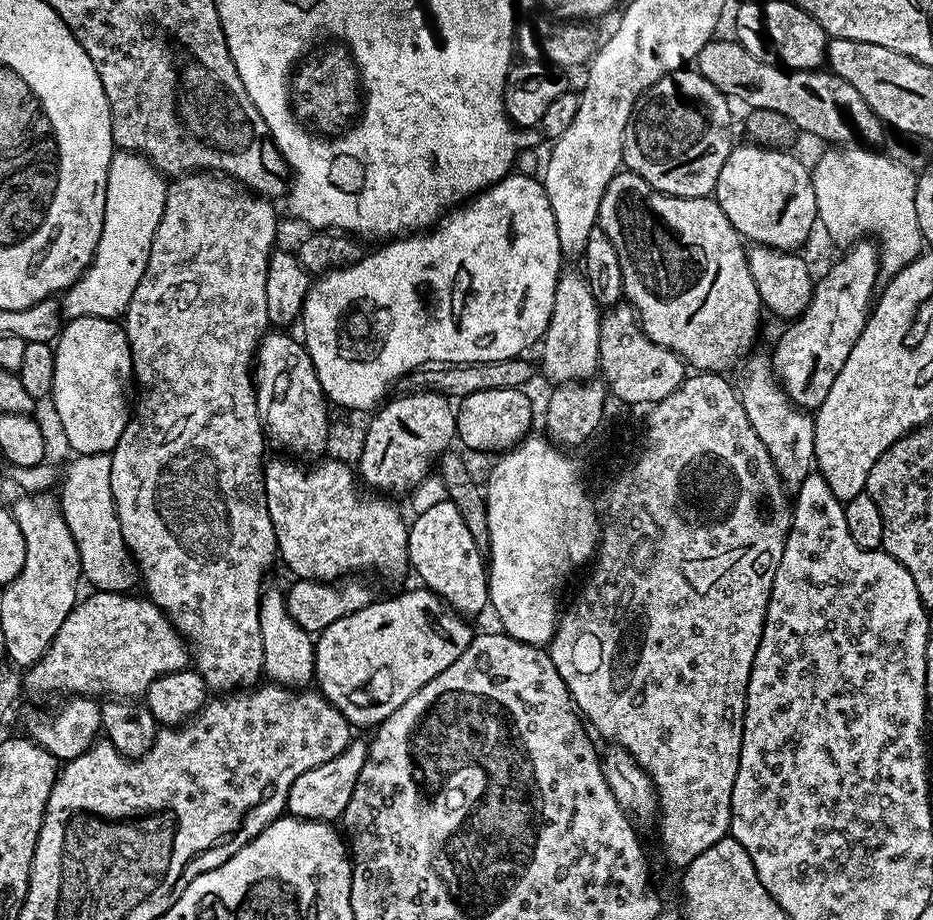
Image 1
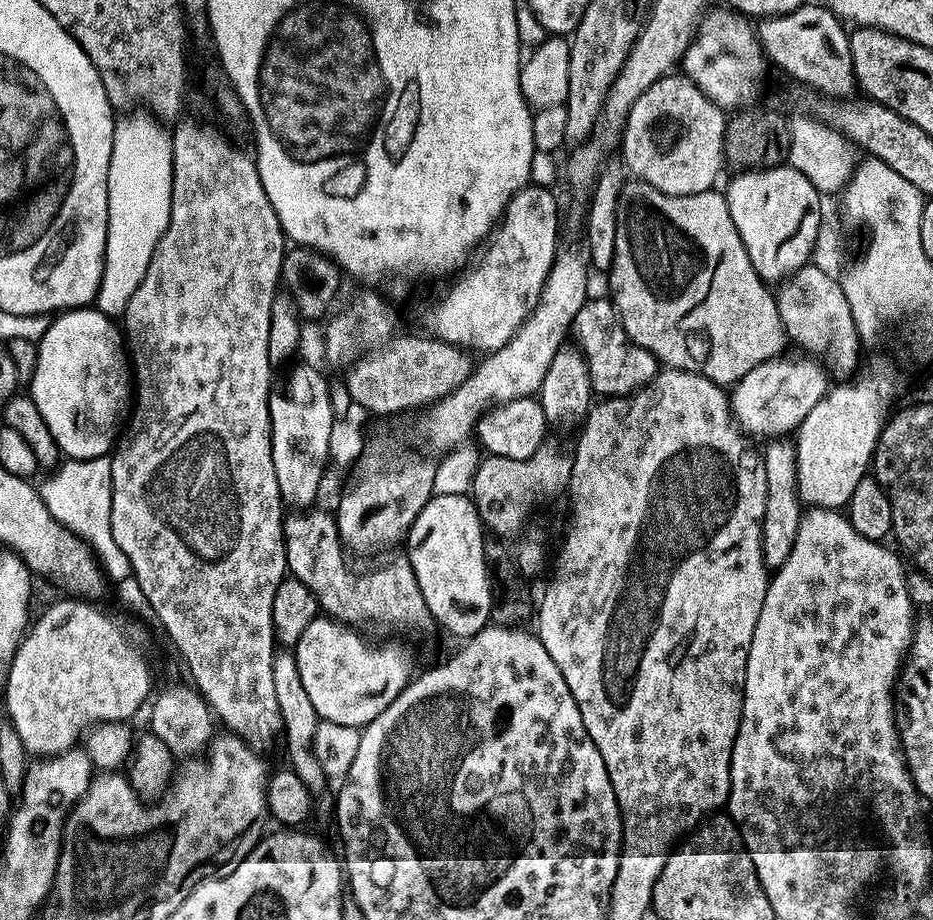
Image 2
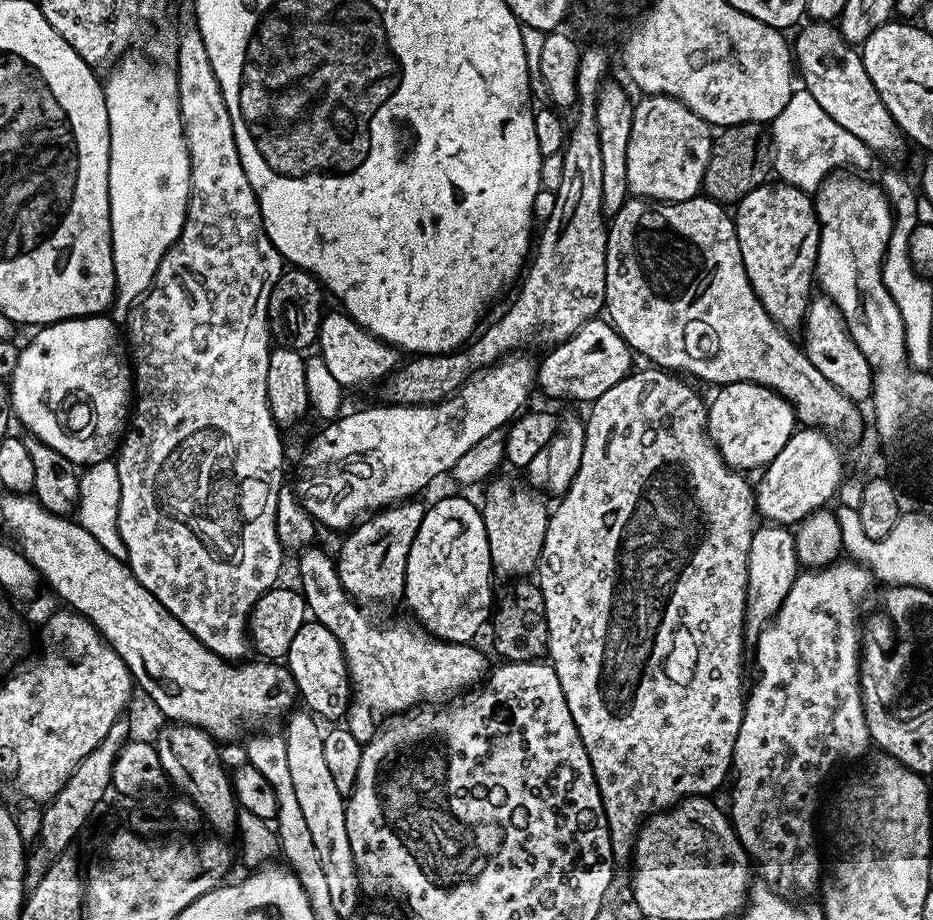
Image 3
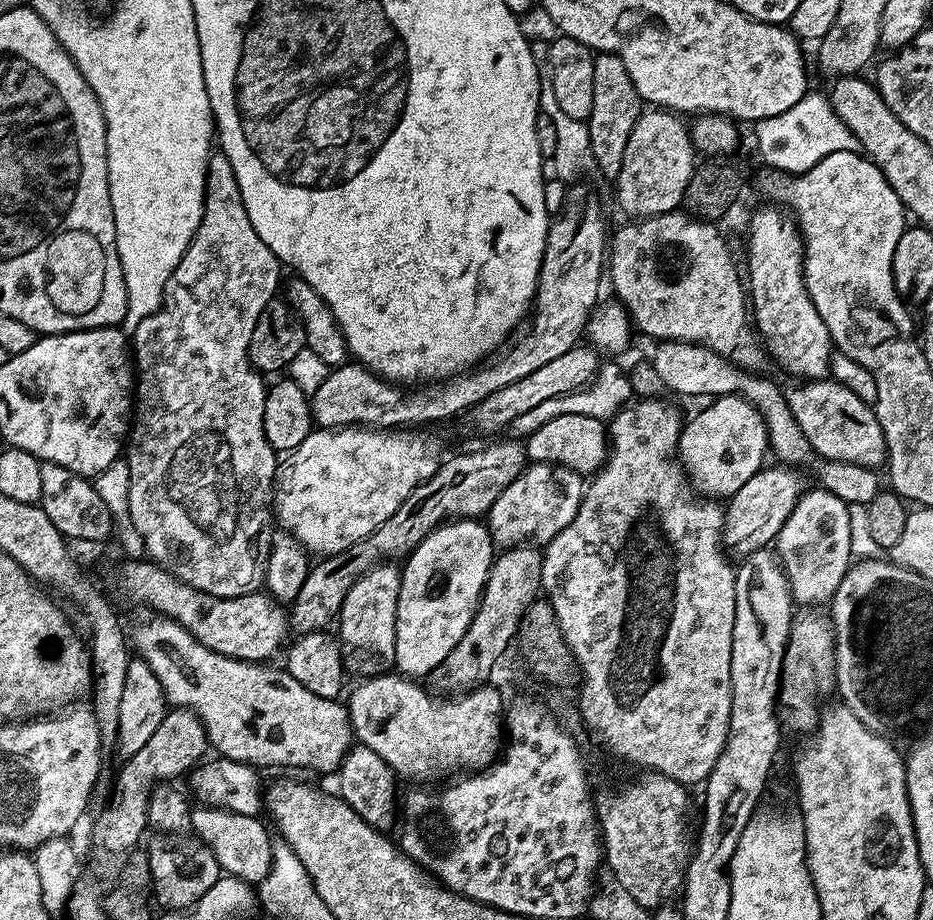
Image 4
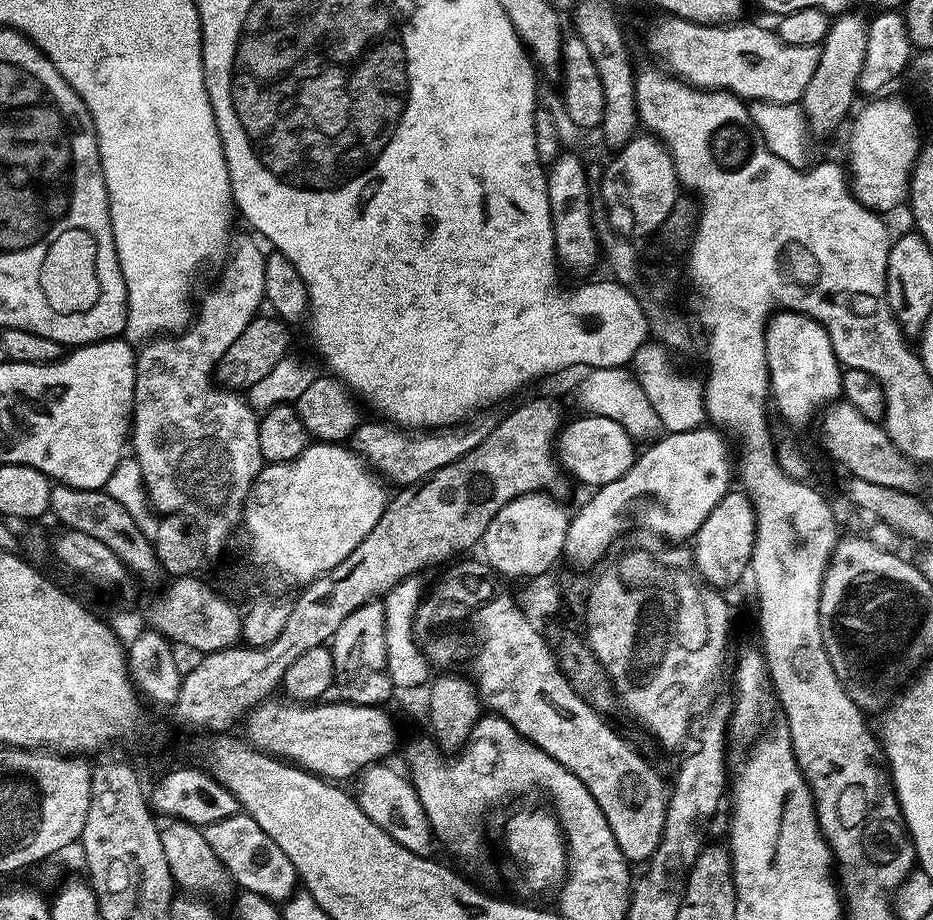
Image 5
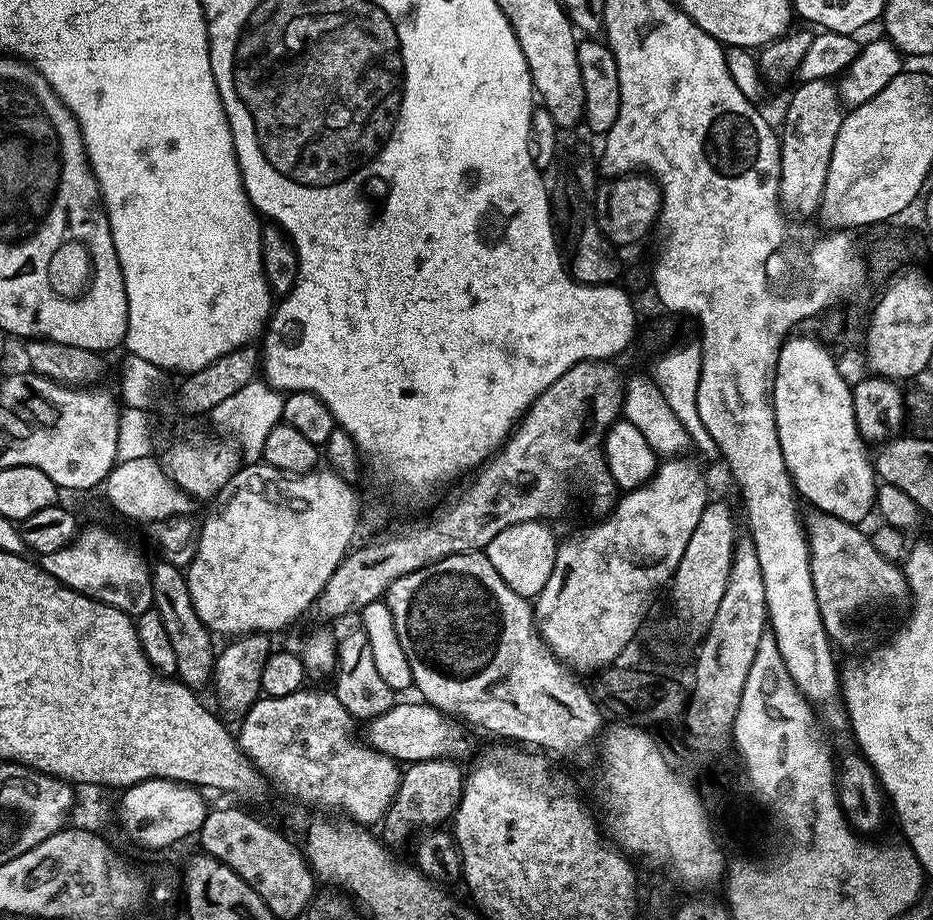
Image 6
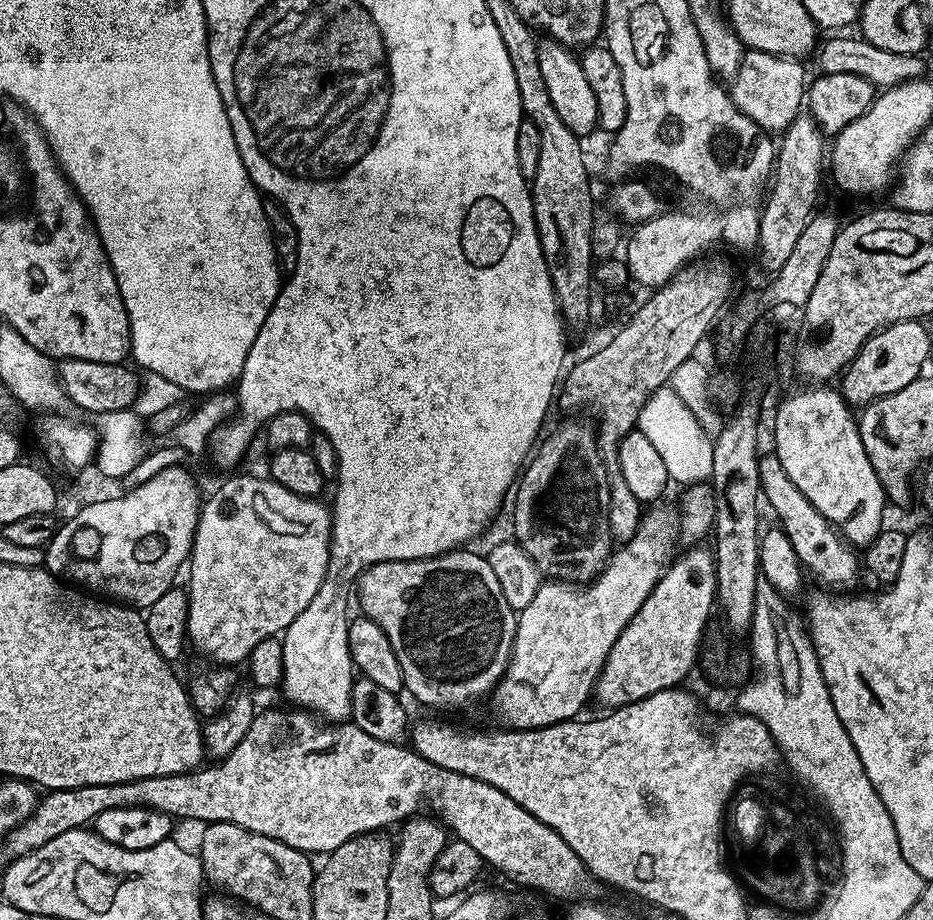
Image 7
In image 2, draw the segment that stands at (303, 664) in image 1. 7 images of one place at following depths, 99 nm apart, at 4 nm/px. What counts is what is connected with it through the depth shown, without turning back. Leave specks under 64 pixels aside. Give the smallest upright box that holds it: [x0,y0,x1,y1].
[271,653,328,794]

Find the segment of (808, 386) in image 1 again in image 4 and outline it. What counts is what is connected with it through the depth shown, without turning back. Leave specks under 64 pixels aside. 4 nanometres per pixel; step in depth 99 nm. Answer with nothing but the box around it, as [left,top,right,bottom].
[678,395,770,498]

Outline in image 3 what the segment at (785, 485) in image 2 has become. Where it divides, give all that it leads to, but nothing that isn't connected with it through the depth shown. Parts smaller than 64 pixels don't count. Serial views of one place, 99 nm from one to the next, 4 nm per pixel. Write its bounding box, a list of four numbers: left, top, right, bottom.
[744,522,801,637]

